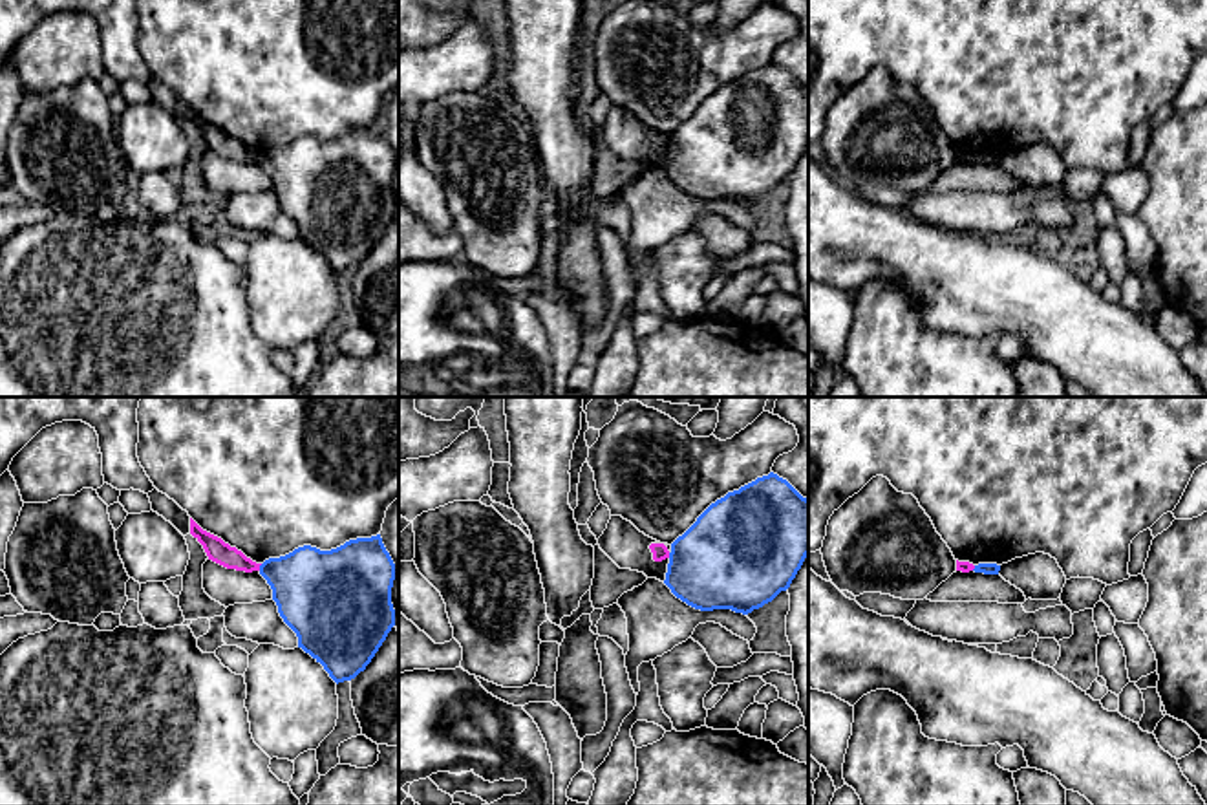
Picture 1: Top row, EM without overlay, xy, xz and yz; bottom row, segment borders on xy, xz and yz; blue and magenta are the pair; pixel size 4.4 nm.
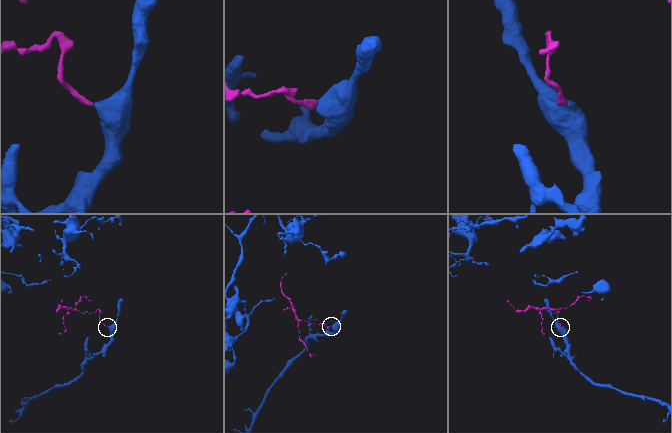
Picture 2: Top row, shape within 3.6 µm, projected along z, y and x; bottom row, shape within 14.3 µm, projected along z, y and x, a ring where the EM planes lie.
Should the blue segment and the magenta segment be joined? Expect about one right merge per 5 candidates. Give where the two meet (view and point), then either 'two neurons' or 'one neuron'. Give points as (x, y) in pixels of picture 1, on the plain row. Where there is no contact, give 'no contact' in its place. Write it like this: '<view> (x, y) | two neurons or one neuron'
xy (260, 158) | two neurons

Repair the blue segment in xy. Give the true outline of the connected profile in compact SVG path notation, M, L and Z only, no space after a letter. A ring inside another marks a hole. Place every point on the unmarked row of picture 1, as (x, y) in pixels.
M380 124L349 130L331 141L298 137L285 146L265 150L260 165L272 179L280 207L296 223L298 238L320 252L336 274L364 262L395 216L395 154Z

